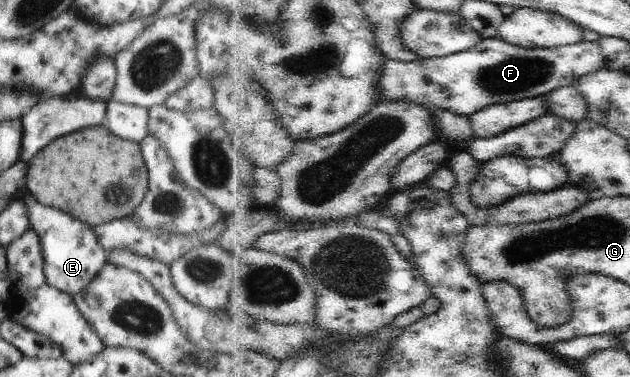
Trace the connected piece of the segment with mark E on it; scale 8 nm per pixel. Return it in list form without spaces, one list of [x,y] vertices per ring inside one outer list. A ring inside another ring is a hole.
[[[23,187],[19,195],[25,202],[29,226],[35,230],[42,242],[44,262],[44,276],[46,284],[69,297],[80,295],[82,291],[99,275],[99,272],[108,262],[107,254],[99,244],[95,231],[79,220],[71,220],[69,214],[61,210],[51,210],[51,206],[43,206],[35,200]]]

